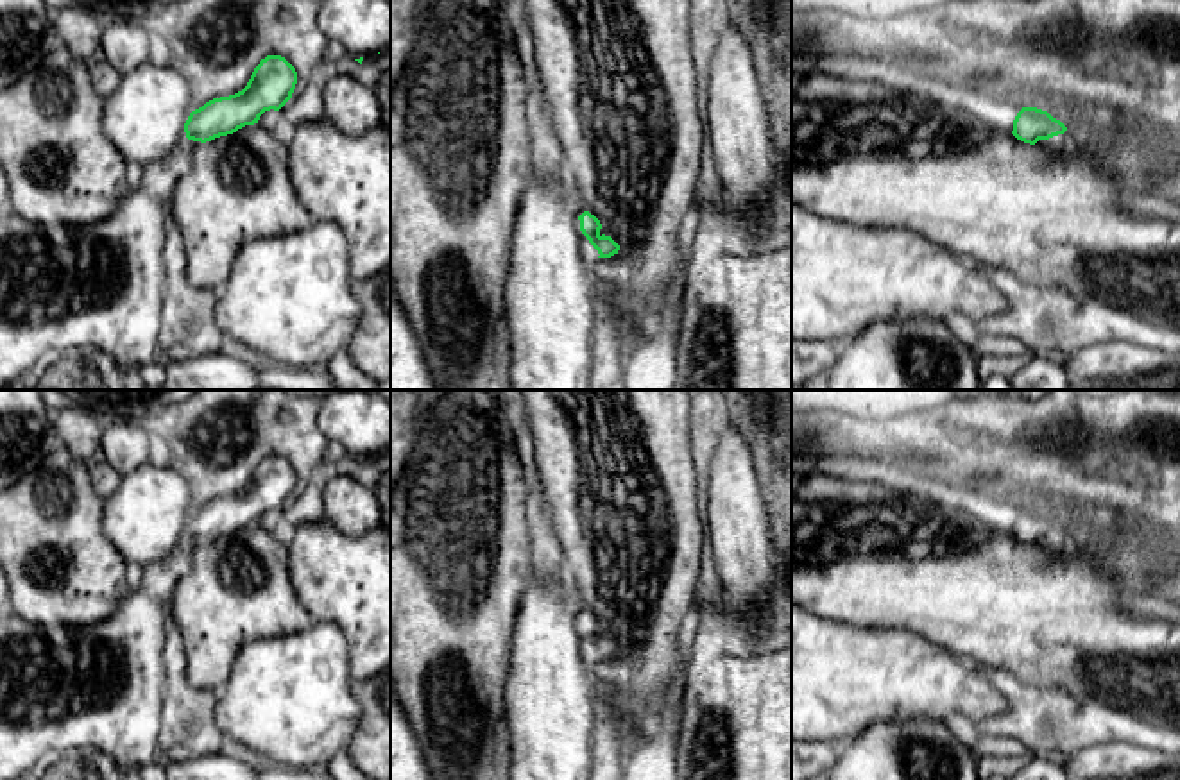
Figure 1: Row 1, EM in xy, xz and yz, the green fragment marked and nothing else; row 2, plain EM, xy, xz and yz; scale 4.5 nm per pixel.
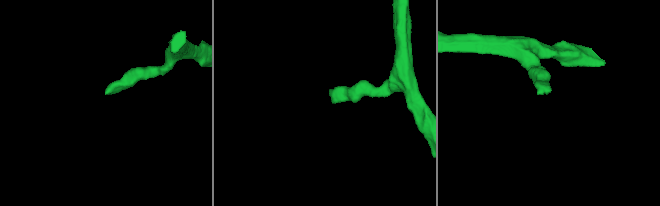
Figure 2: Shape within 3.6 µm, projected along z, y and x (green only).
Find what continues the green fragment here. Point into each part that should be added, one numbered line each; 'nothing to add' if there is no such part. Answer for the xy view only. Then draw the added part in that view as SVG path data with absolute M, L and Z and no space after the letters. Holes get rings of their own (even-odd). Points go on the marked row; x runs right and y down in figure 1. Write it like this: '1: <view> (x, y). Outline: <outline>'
1: xy (65, 290). Outline: M186 140L165 157L143 165L141 186L131 190L116 211L104 220L47 227L11 209L0 218L0 390L27 374L45 354L77 356L100 351L124 370L161 360L158 331L167 277L163 243L168 216L163 200L170 199L177 181L190 170L192 148L193 140Z

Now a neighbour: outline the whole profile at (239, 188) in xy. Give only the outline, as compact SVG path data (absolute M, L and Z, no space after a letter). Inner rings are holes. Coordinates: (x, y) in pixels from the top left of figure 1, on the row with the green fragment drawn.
M260 123L206 143L193 141L190 170L170 195L168 215L183 234L190 284L215 293L224 290L242 245L315 224L290 181L286 136Z

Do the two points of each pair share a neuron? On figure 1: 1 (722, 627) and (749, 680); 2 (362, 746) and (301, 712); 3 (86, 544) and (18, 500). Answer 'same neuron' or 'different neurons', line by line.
1: same neuron
2: different neurons
3: same neuron

